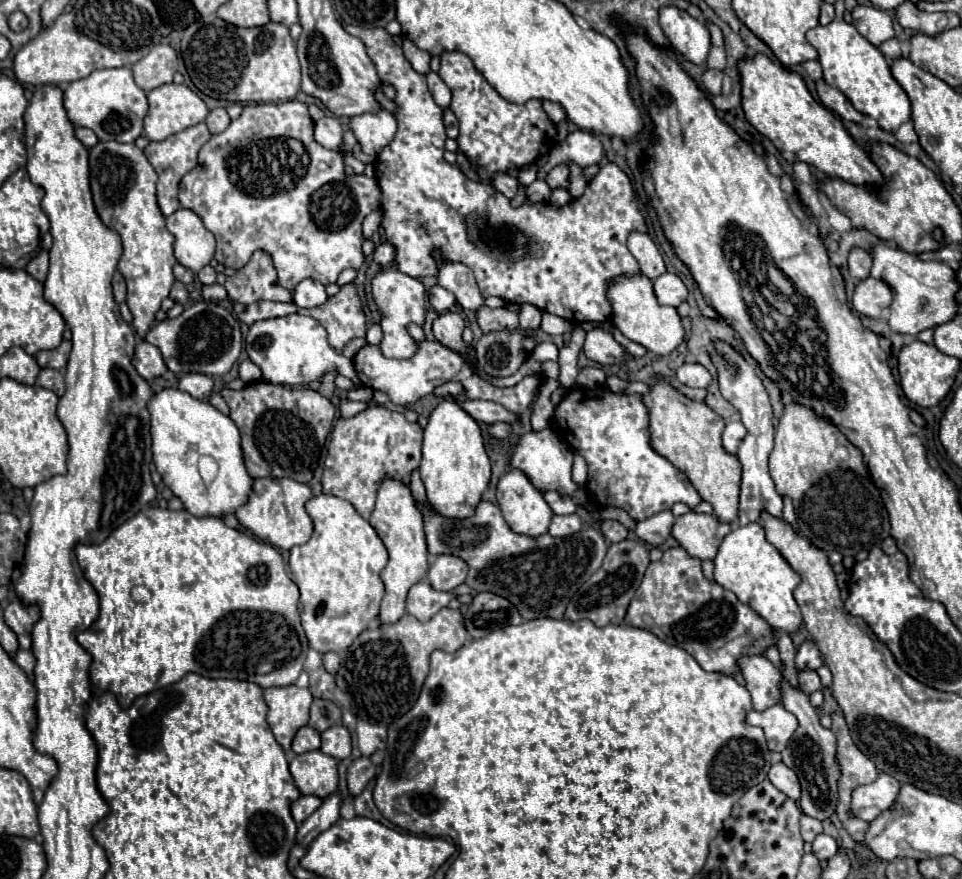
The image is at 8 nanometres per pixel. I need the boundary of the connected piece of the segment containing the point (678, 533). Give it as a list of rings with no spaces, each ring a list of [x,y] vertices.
[[[689,511],[675,519],[673,537],[699,559],[715,559],[721,539],[731,531],[731,523],[719,521],[715,515]]]

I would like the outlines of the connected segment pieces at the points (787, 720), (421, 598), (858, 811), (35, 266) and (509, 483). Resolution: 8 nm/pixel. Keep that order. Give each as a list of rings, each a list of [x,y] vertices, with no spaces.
[[[773,705],[765,711],[749,711],[747,715],[749,725],[757,725],[765,731],[765,739],[769,745],[769,751],[783,751],[787,741],[797,729],[797,719],[793,713],[789,713],[783,705]]]
[[[419,581],[409,589],[407,595],[407,613],[419,621],[429,621],[439,609],[447,607],[447,603],[457,593],[475,593],[469,585],[461,585],[453,593],[441,593],[431,587],[429,581]]]
[[[879,773],[879,777],[869,785],[859,785],[851,793],[851,815],[863,821],[873,821],[881,811],[893,805],[897,797],[899,781],[887,773]]]
[[[41,249],[29,263],[27,263],[27,267],[25,267],[25,271],[29,273],[29,275],[33,275],[37,281],[45,281],[45,277],[47,277],[47,269],[49,269],[49,253],[45,251],[45,249]]]
[[[509,469],[497,483],[497,503],[507,525],[521,535],[539,537],[547,533],[553,517],[541,491],[519,469]]]

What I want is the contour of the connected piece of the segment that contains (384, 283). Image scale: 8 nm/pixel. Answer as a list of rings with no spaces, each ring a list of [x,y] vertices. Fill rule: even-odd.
[[[391,263],[389,269],[381,271],[373,281],[371,281],[371,287],[373,287],[373,297],[375,297],[375,303],[379,305],[379,309],[383,311],[383,319],[381,319],[381,327],[383,327],[383,341],[379,343],[381,347],[381,353],[387,355],[387,357],[393,357],[393,359],[409,359],[413,357],[413,353],[417,351],[415,347],[415,341],[409,337],[407,333],[407,323],[417,323],[417,325],[423,325],[425,321],[425,287],[421,281],[409,277],[409,275],[403,275],[397,271],[395,263]]]

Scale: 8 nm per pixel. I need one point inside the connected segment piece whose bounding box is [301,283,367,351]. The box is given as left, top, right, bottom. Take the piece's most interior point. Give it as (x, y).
(342, 315)

